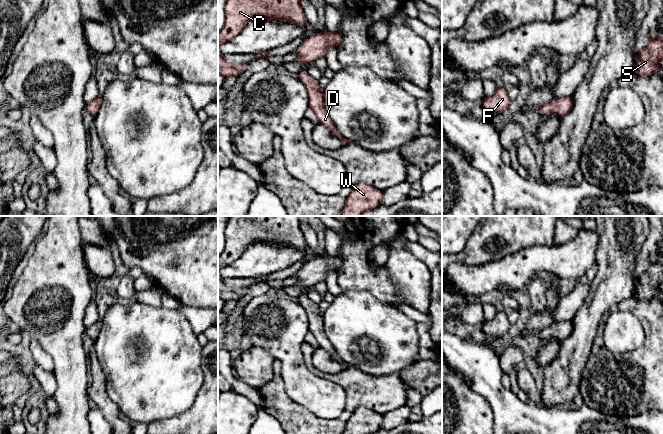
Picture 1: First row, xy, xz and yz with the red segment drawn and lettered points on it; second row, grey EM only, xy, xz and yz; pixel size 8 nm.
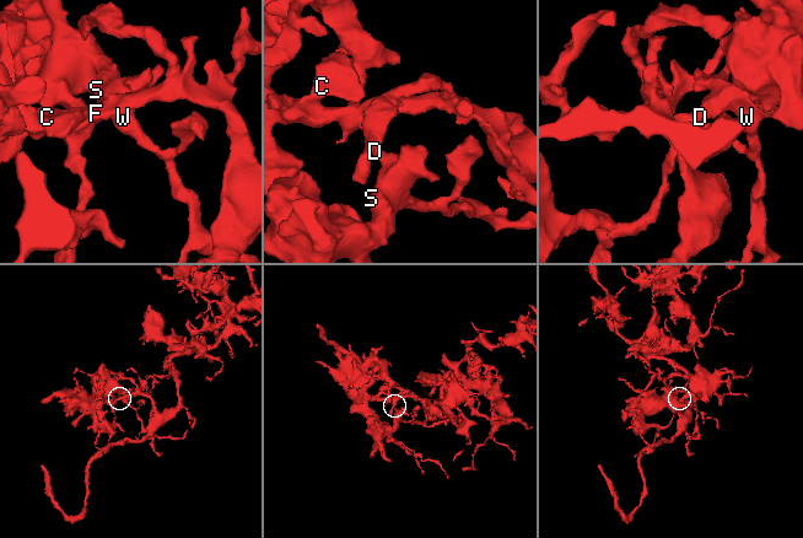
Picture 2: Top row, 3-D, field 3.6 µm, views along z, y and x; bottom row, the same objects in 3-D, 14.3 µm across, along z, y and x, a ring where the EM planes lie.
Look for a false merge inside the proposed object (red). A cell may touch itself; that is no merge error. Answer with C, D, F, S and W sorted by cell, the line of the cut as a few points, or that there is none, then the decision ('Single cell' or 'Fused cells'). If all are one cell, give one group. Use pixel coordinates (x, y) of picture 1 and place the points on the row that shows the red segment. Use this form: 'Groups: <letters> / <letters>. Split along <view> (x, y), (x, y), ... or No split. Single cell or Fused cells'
Groups: C D F S W. No split. Single cell

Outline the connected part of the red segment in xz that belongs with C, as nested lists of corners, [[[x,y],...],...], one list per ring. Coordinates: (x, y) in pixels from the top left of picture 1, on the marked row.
[[[227,0],[226,21],[218,32],[218,47],[237,36],[252,19],[263,17],[272,21],[287,21],[305,28],[307,18],[301,6],[301,0]]]

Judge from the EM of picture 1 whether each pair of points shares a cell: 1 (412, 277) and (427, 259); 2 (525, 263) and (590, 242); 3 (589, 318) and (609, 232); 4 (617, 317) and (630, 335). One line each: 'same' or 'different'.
1: different
2: same
3: same
4: same

